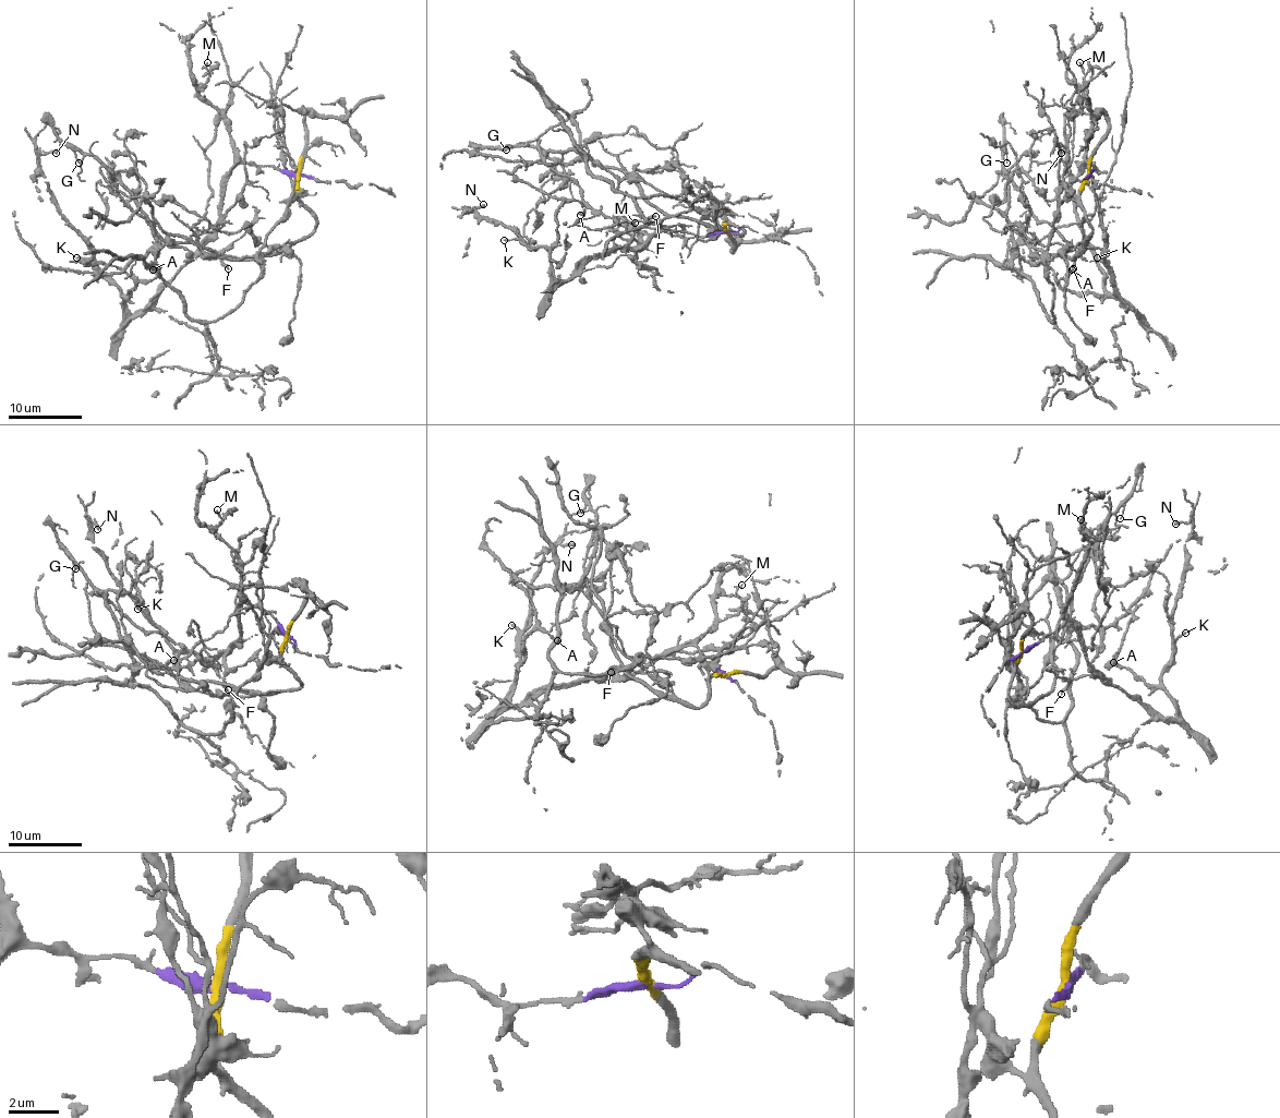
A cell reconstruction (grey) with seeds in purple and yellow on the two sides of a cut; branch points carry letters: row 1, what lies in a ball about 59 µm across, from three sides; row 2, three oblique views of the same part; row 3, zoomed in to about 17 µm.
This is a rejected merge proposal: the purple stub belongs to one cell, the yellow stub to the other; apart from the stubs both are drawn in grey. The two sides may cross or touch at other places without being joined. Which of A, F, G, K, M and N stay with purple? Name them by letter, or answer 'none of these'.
A, F, K, M, N

